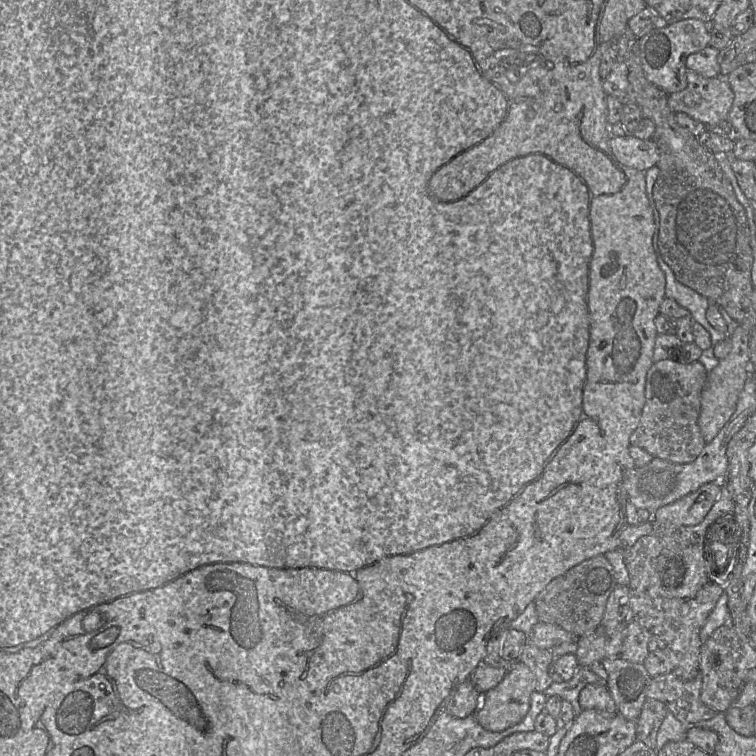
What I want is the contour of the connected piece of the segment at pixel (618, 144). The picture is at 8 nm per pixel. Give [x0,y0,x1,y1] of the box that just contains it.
[610,134,659,172]

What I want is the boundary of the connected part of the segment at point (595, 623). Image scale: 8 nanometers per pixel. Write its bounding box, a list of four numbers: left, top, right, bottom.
[535,555,617,638]

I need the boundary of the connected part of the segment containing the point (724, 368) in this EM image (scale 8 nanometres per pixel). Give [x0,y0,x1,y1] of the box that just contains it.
[698,325,751,443]

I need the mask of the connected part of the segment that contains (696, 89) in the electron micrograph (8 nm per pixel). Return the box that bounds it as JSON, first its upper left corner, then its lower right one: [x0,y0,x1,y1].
[669,69,734,123]

